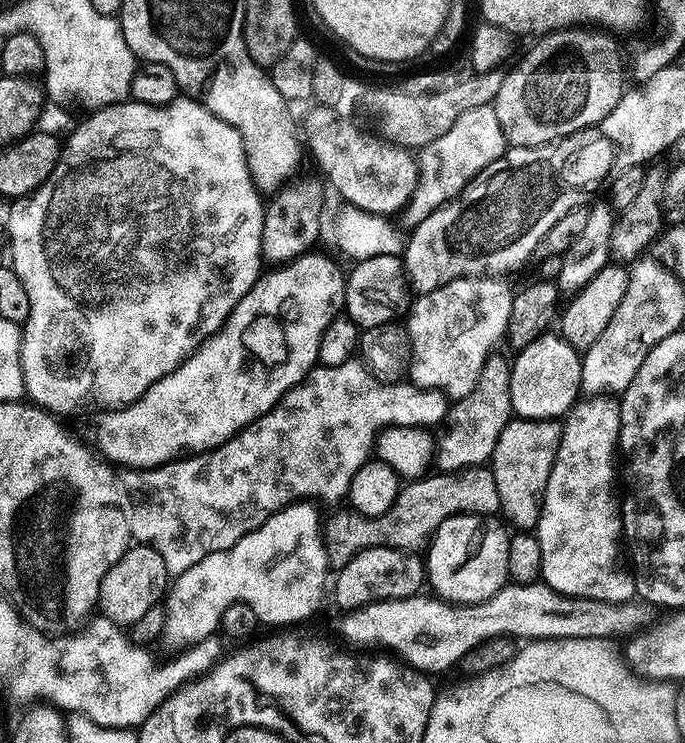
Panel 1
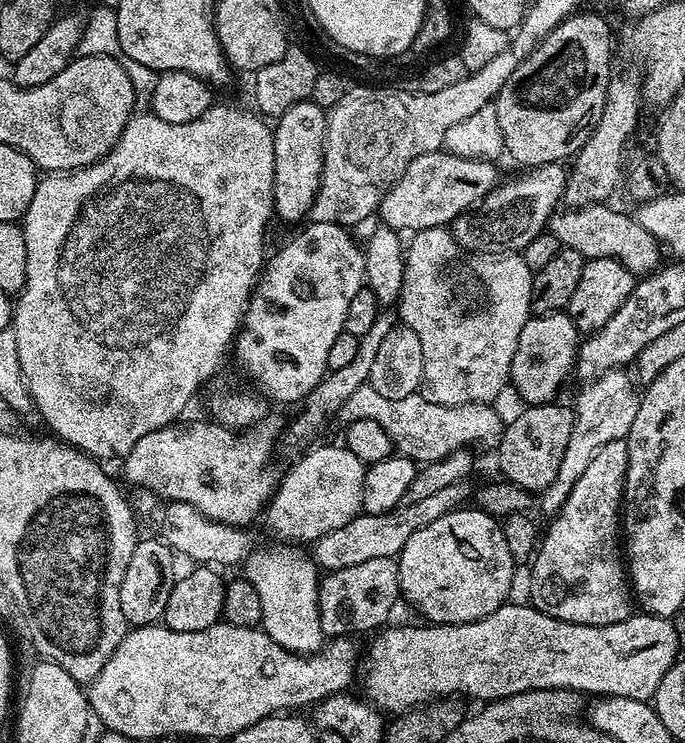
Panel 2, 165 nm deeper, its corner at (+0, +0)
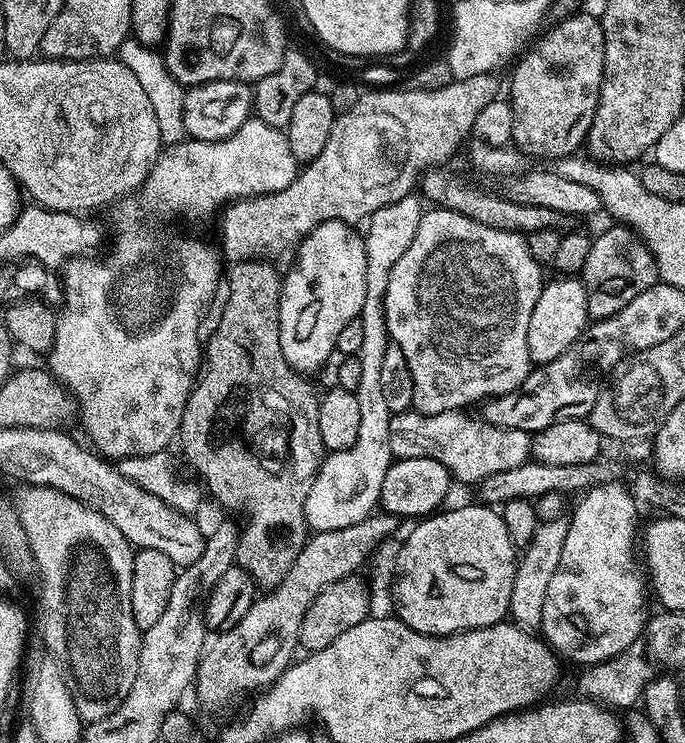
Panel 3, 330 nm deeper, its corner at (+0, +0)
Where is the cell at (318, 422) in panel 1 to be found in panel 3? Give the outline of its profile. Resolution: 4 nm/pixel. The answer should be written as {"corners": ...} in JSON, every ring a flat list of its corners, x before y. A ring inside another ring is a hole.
{"corners":[[415,410,397,412,390,422,390,450,393,457,434,458,434,462,442,462,452,473,453,481,464,484,479,485,480,481,490,478,490,474,502,474,502,470,514,470,516,466,528,463,532,451,532,436,520,429,504,429,494,426,475,416,467,416,467,411,443,412,424,416]]}

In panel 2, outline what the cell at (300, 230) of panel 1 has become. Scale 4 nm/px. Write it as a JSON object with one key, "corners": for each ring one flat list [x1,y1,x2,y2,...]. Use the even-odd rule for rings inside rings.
{"corners":[[312,99,298,102,290,106,286,114,275,117,272,128,274,142,272,210,277,221,280,219,288,224,299,225,311,213,314,198,320,189,324,169,324,139,327,133,328,112]]}

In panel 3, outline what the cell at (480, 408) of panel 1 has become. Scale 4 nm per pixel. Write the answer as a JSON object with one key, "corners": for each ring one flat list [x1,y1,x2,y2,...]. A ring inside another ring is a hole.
{"corners":[[376,512,354,526,313,533,282,582,257,597,241,622,219,633,213,639,215,641,209,643,196,669,194,693,197,700,208,708,214,708,244,690,265,688,277,680,293,661,302,618,313,598,327,585,355,575,360,570,358,568,367,563,377,545,393,534,398,523,397,517]]}

